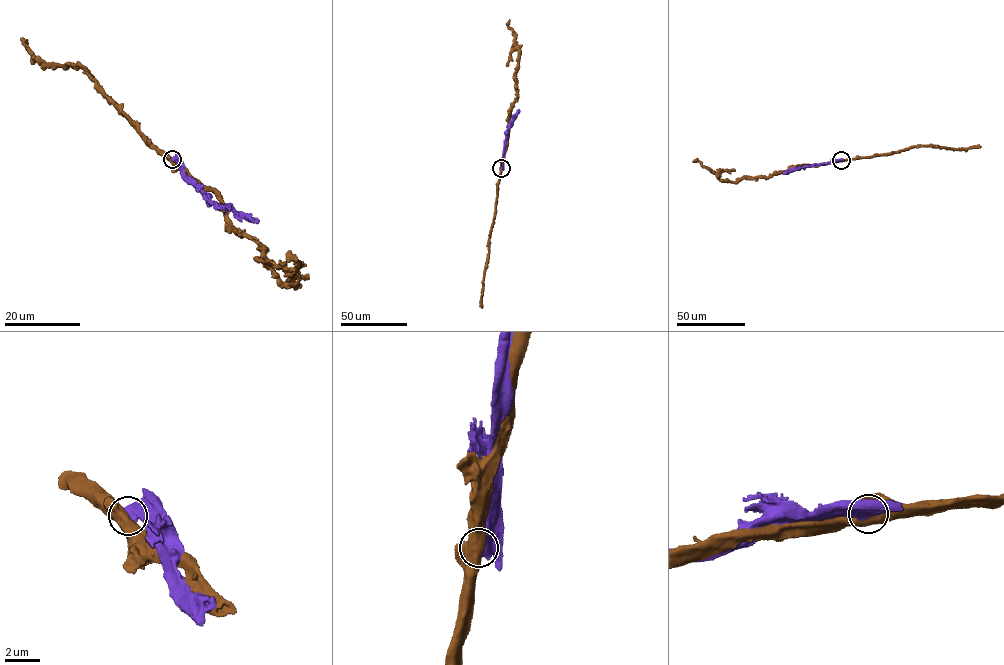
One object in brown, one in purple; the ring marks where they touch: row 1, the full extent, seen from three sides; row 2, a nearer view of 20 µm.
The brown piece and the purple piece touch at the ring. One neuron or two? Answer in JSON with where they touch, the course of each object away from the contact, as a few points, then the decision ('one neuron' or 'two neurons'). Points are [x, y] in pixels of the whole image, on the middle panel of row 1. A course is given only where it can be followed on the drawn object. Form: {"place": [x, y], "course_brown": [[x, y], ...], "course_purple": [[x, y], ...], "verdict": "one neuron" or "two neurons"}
{"place": [501, 168], "course_brown": [[501, 168], [508, 119], [517, 97], [515, 70], [519, 60], [514, 32], [507, 25], [509, 20]], "course_purple": [[501, 168], [506, 131], [519, 109]], "verdict": "two neurons"}

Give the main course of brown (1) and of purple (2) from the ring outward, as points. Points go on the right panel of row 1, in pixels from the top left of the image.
1: (841, 160), (795, 165), (768, 177), (739, 178), (733, 182), (722, 181), (697, 160), (693, 161)
2: (841, 160), (802, 166), (783, 174)

